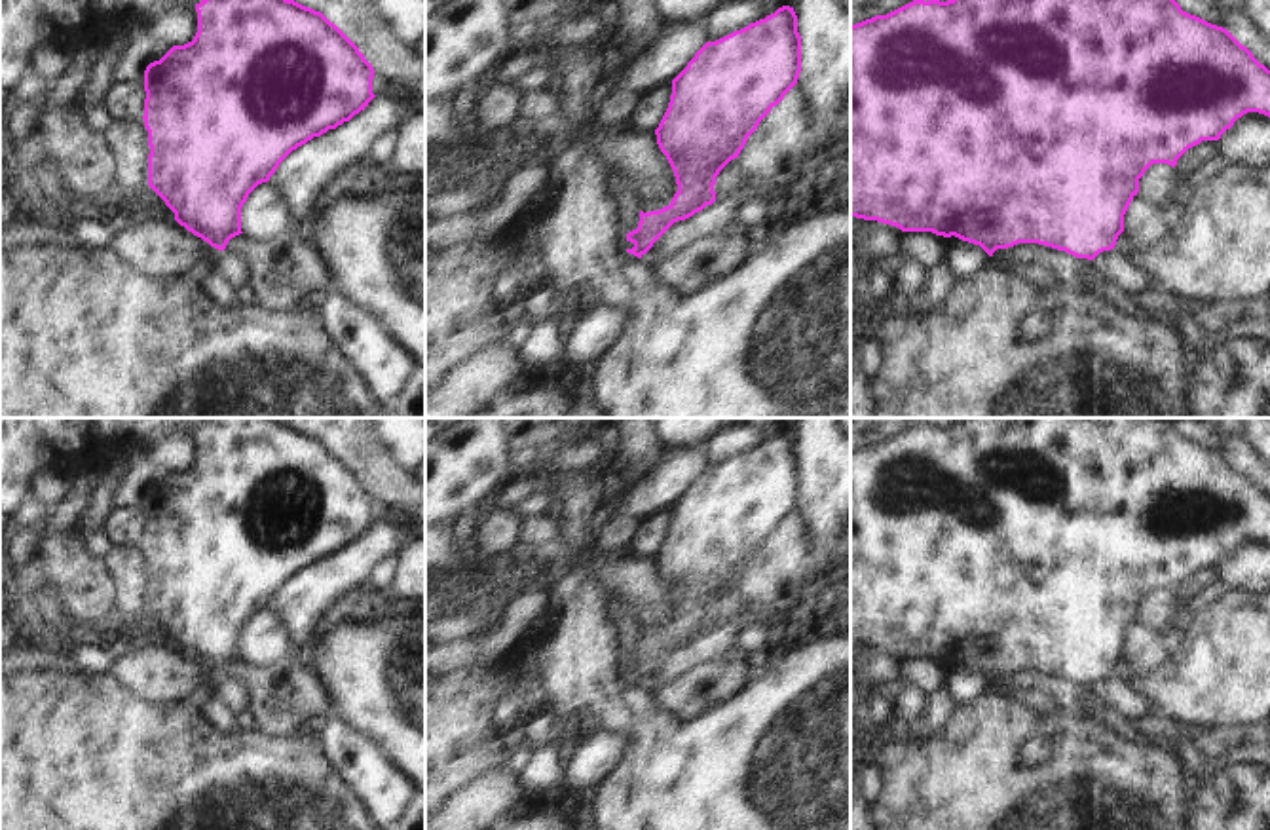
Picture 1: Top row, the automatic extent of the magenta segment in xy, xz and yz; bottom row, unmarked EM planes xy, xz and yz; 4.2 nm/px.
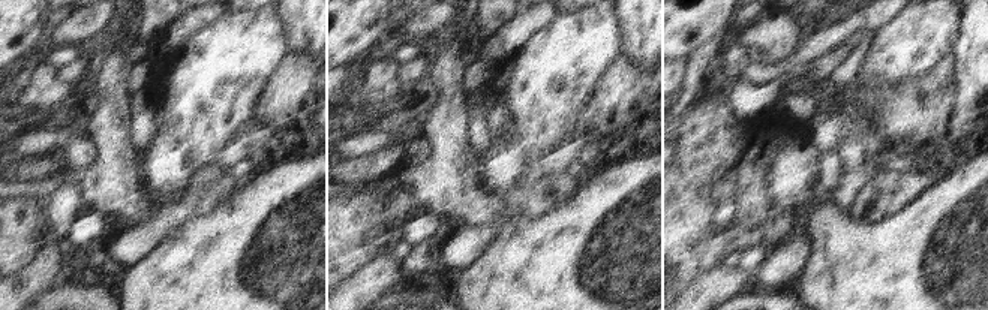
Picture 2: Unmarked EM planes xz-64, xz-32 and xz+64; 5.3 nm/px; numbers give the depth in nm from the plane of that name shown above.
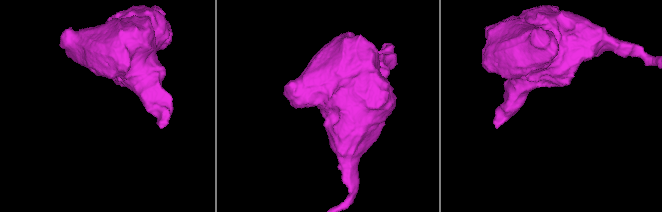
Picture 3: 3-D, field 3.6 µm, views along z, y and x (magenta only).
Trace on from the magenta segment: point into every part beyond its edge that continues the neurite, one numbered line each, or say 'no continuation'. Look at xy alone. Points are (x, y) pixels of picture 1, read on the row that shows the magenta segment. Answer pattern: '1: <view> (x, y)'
no continuation

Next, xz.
no continuation

